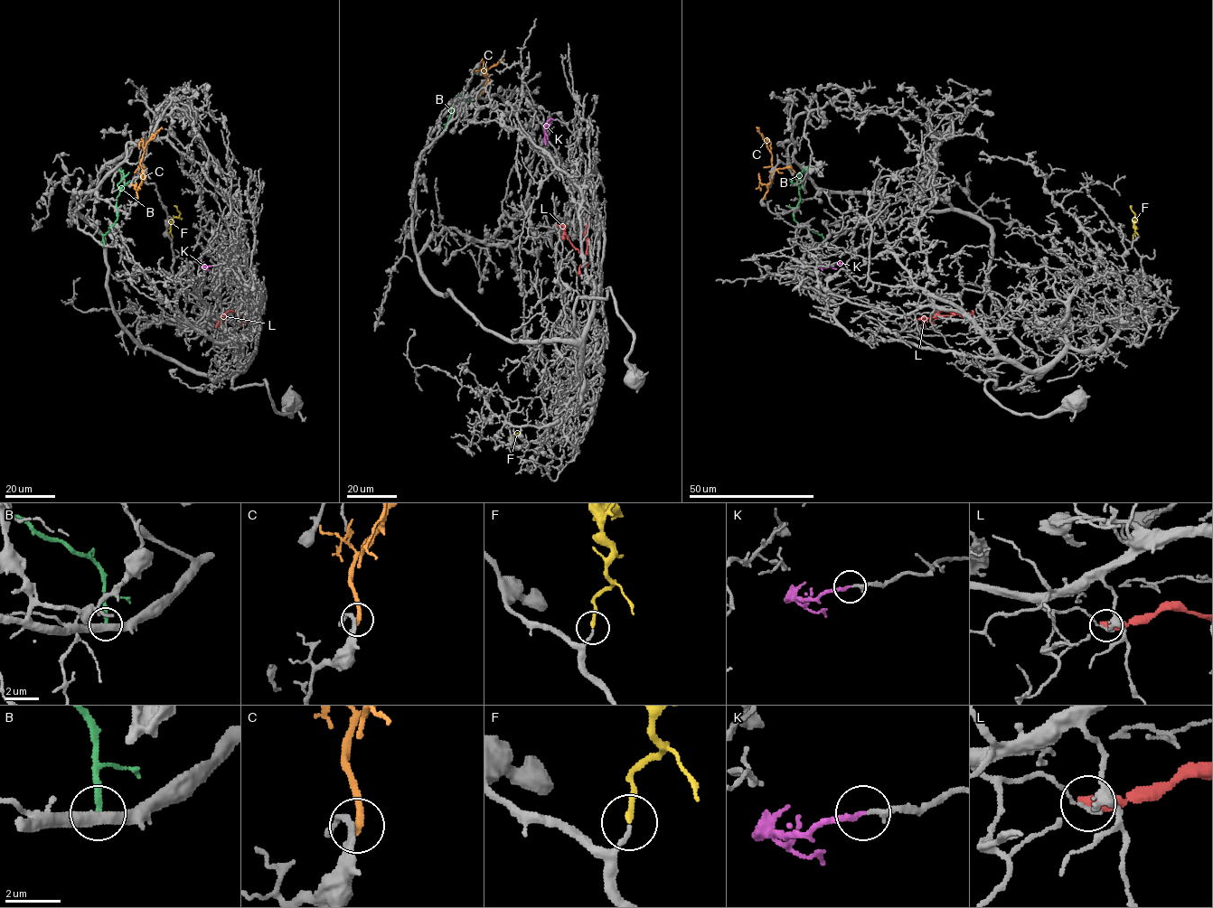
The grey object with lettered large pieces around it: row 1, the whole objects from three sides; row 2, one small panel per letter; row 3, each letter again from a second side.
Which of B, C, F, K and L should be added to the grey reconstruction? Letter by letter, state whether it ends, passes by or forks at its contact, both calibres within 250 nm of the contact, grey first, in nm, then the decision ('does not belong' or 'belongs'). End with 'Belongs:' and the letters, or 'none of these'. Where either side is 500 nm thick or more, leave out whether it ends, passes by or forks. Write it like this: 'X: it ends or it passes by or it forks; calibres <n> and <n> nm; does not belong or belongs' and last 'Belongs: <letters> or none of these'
B: it ends; calibres 400 and 200 nm; does not belong
C: it ends; calibres 220 and 260 nm; does not belong
F: it ends; calibres 170 and 200 nm; belongs
K: it ends; calibres 200 and 190 nm; belongs
L: calibres 150 and 500 nm; does not belong
Belongs: F, K

